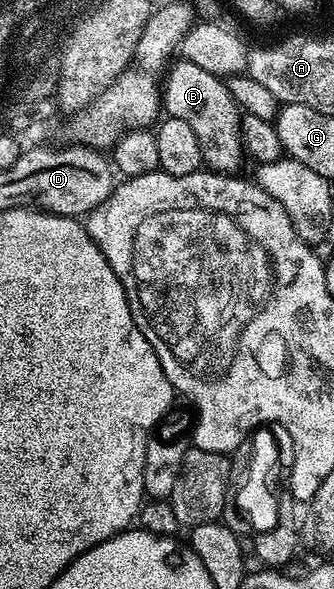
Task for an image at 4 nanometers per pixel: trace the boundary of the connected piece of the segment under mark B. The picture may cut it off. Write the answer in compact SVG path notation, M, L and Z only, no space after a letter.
M176 60L166 70L165 84L161 89L161 105L166 116L183 119L192 128L199 144L202 164L208 170L224 175L234 174L238 170L235 168L238 167L239 160L244 160L245 157L239 135L241 110L220 78L201 71L201 67L197 67L195 63Z

